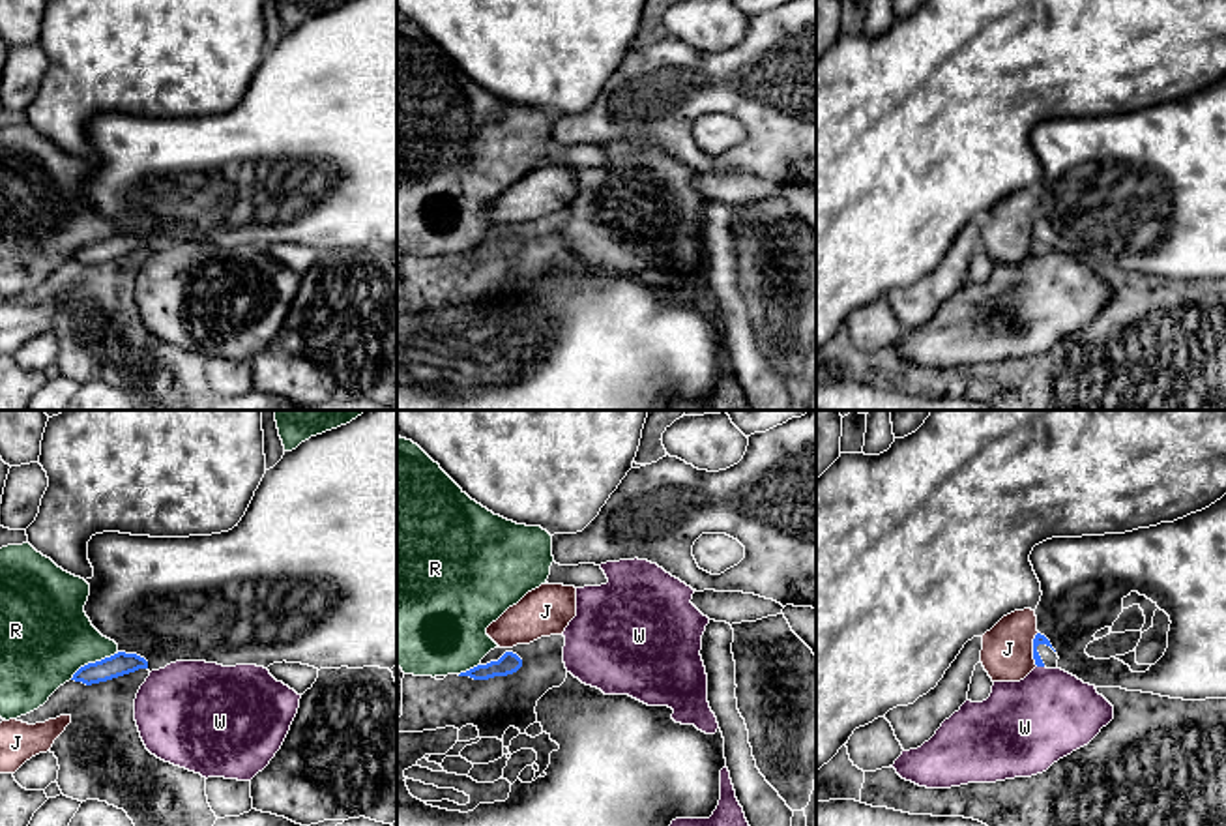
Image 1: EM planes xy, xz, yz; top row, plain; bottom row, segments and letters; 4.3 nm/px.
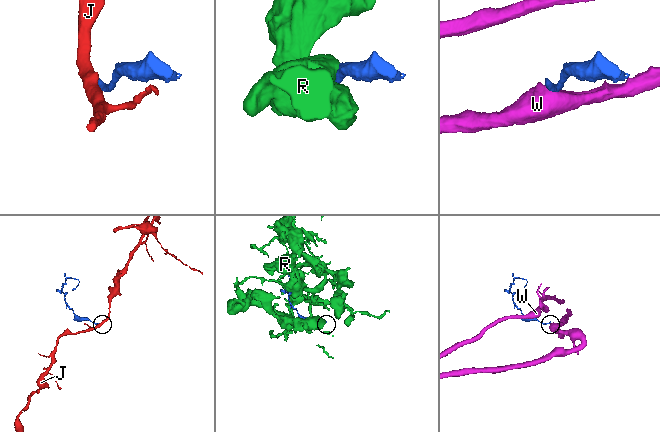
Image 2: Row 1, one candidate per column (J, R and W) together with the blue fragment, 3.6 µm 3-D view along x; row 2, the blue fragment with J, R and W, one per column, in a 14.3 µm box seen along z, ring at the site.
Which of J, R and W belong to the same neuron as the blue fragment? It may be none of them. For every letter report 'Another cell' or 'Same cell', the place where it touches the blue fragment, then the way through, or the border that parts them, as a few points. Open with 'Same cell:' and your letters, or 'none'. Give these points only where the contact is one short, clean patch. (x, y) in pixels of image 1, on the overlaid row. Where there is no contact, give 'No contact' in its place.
Same cell: none
J: Another cell. Touches blue at yz (1034, 648). Boundary: yz (1037, 632), (1034, 639), (1036, 665)
R: Another cell. Touches blue at xy (96, 662)
W: Another cell. Touches blue at yz (1041, 665). Boundary: yz (1037, 665), (1043, 667)

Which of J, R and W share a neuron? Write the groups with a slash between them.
J / R / W

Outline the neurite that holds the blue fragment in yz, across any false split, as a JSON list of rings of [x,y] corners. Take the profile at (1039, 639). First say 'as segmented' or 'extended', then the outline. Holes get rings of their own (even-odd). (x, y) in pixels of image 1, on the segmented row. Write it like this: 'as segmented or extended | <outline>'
extended | [[[1037,633],[1033,639],[1033,659],[1037,667],[1056,669],[1058,667],[1058,654],[1052,650],[1050,641]]]

